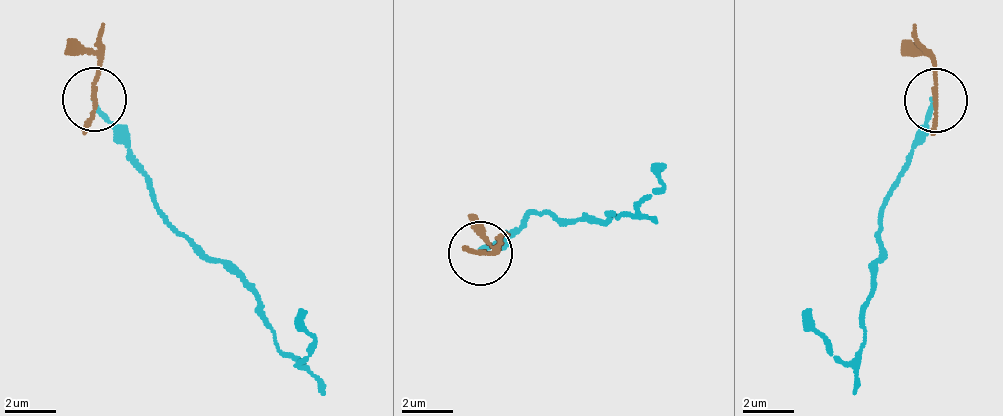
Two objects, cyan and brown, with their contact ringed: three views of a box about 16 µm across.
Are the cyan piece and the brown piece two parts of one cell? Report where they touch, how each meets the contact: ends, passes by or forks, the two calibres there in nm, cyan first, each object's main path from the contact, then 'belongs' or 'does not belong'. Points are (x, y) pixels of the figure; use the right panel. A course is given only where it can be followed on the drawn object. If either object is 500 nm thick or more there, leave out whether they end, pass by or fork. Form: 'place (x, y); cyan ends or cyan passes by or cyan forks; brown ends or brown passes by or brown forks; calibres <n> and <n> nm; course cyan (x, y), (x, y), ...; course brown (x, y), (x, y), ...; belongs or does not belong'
place (935, 100); cyan ends; brown passes by; calibres 170 and 150 nm; course cyan (934, 101), (930, 133), (882, 209), (874, 291), (860, 354), (851, 360), (830, 348), (806, 310); course brown (934, 101), (934, 63), (900, 38); does not belong

